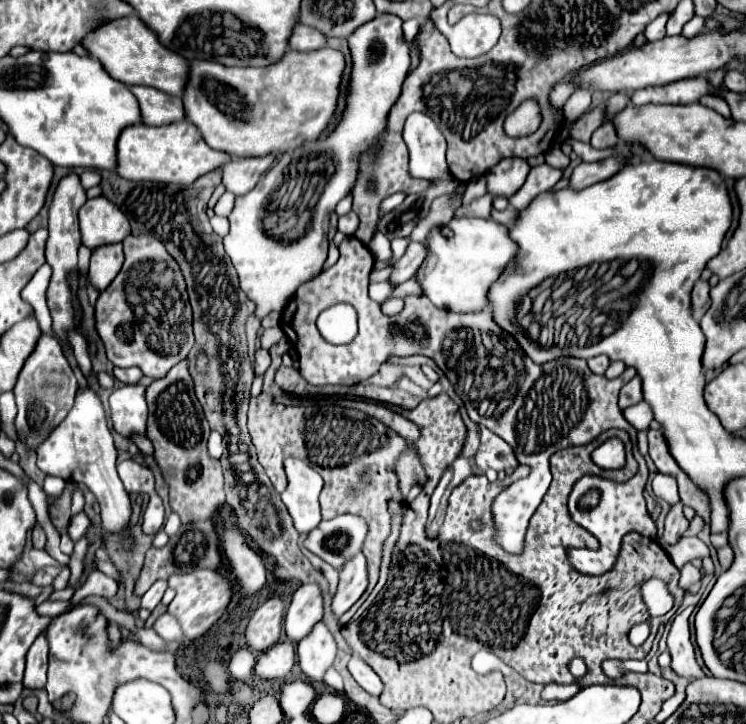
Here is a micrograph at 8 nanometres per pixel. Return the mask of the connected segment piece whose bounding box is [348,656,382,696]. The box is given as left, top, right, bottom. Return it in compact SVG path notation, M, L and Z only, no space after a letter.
M354 656L354 658L350 660L348 670L350 670L350 674L354 676L354 680L356 680L366 692L370 692L370 694L374 694L374 696L380 696L380 692L382 692L382 680L380 680L380 676L378 676L360 656Z

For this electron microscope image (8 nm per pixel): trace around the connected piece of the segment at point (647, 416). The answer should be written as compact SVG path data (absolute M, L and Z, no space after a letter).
M640 402L636 406L632 406L630 410L624 410L624 418L636 428L636 430L648 430L650 422L654 420L654 412L646 402Z

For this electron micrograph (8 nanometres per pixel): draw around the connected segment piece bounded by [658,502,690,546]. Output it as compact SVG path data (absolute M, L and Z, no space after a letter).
M678 502L678 504L674 504L672 508L670 508L670 512L668 512L668 516L666 516L666 530L664 530L664 534L658 538L658 542L660 542L660 546L674 546L680 538L682 538L682 534L688 530L688 520L686 520L686 516L682 514L682 504Z

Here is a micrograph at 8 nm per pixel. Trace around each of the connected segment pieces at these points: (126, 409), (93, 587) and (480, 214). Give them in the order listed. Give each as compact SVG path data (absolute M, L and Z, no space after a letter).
M128 384L116 388L110 394L110 416L114 430L122 434L126 440L134 442L134 436L146 436L146 386Z
M92 572L92 574L88 576L88 580L84 582L84 586L80 586L80 588L74 592L72 602L76 604L76 602L80 602L82 598L92 596L92 594L104 596L104 598L112 598L112 596L116 596L116 592L118 592L118 584L116 584L112 578L108 578L108 576L102 574L102 572Z
M486 194L478 200L474 200L470 206L460 206L456 210L456 218L460 216L476 216L476 218L490 218L490 212L492 212L492 194Z

